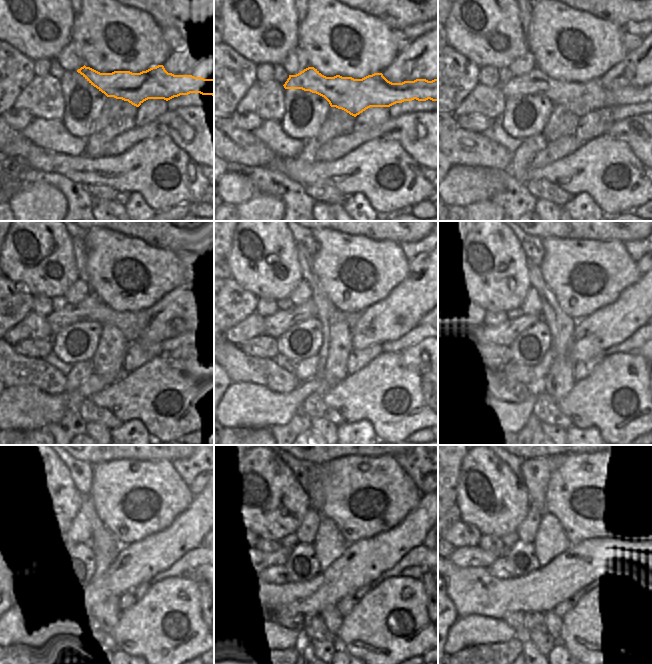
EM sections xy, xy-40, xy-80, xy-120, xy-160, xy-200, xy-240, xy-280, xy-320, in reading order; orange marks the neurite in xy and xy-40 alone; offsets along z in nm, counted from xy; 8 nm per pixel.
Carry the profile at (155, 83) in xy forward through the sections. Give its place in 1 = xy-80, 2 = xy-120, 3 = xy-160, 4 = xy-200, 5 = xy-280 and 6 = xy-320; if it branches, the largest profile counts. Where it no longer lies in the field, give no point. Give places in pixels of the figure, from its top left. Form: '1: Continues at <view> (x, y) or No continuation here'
1: Continues at xy-80 (580, 98)
2: Continues at xy-120 (131, 323)
3: Continues at xy-160 (275, 325)
4: Continues at xy-200 (500, 326)
5: Continues at xy-280 (279, 552)
6: Continues at xy-320 (466, 556)

